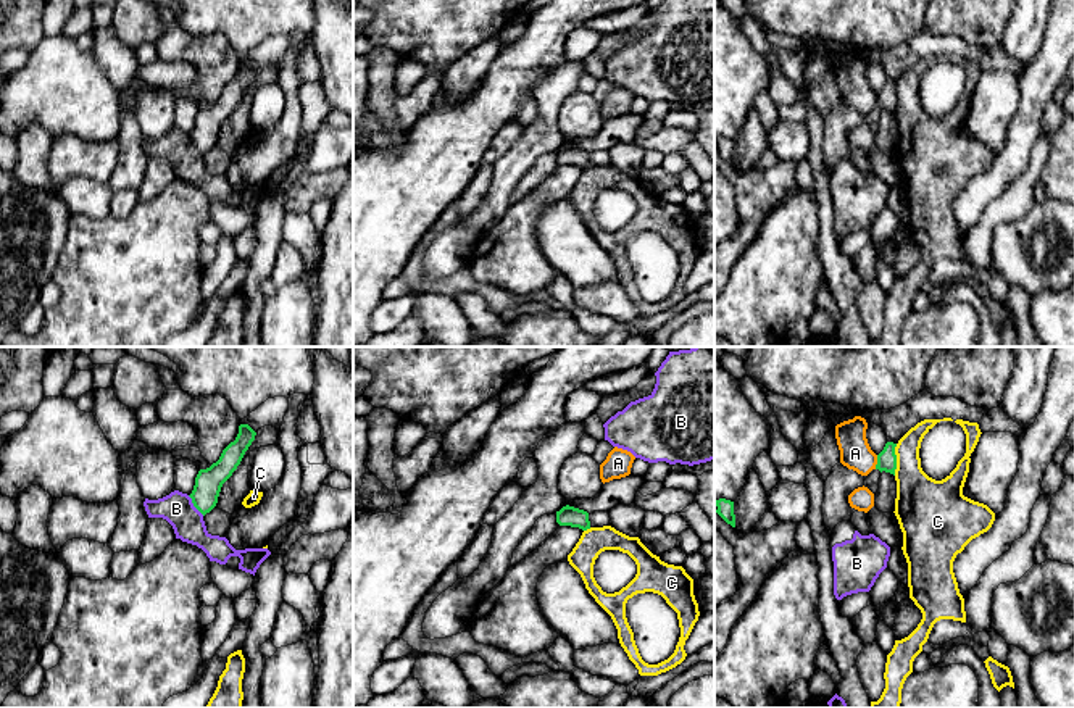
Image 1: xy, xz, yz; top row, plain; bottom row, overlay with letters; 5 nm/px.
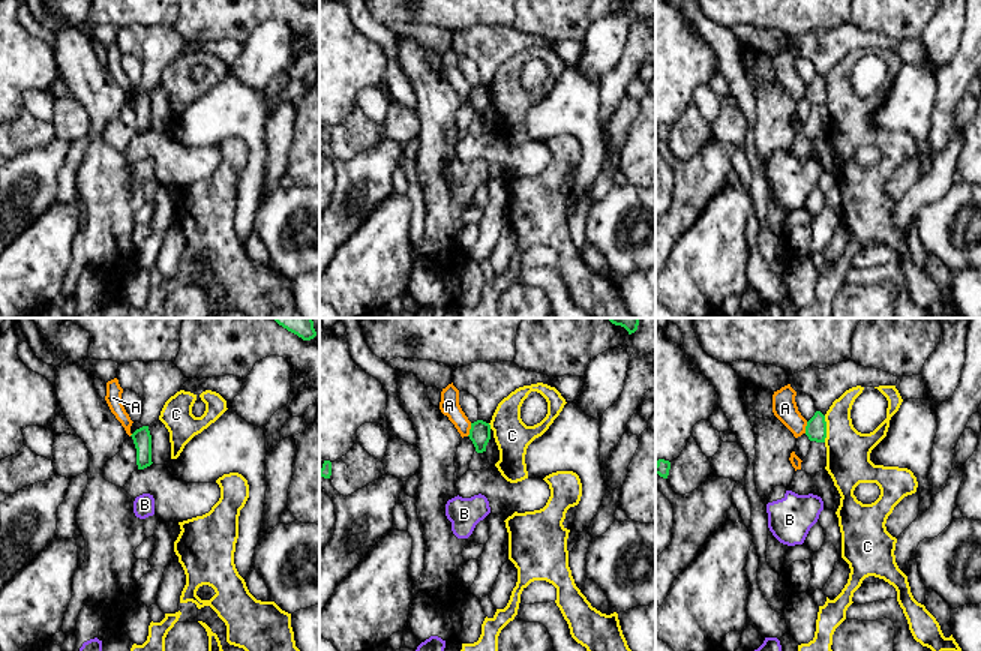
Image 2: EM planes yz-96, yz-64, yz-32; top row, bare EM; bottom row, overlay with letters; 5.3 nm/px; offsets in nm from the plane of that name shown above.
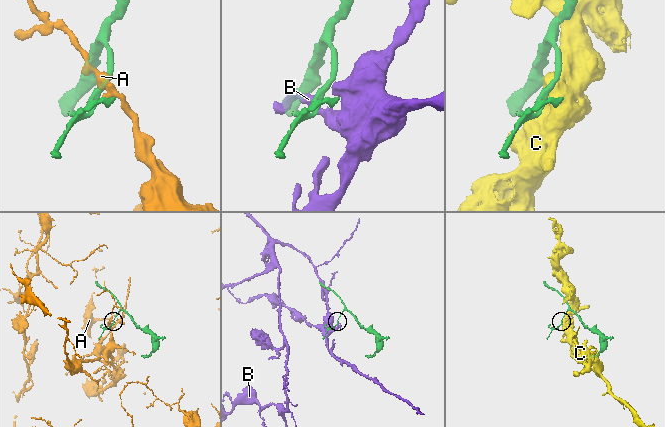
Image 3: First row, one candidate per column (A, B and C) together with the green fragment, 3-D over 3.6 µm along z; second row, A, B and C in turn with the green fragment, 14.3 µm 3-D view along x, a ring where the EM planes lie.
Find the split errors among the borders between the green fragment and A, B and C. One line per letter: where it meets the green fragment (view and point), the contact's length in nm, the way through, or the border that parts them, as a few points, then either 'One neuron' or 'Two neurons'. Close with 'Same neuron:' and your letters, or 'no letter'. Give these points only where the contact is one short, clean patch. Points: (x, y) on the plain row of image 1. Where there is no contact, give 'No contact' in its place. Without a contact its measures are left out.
A: Touches green at yz (878, 100). Shared border 70 nm. Boundary: yz (878, 94), (874, 107). Two neurons
B: Touches green at xy (194, 144). Shared border 130 nm. Two neurons
C: Touches green at yz (895, 99). Shared border 160 nm. Two neurons
Same neuron: no letter

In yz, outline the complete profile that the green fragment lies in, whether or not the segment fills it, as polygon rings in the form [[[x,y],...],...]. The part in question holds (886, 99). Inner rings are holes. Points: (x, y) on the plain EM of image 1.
[[[893,81],[885,82],[884,89],[877,94],[876,108],[879,108],[880,111],[885,110],[895,115],[895,108],[897,108],[895,85],[897,82]]]

